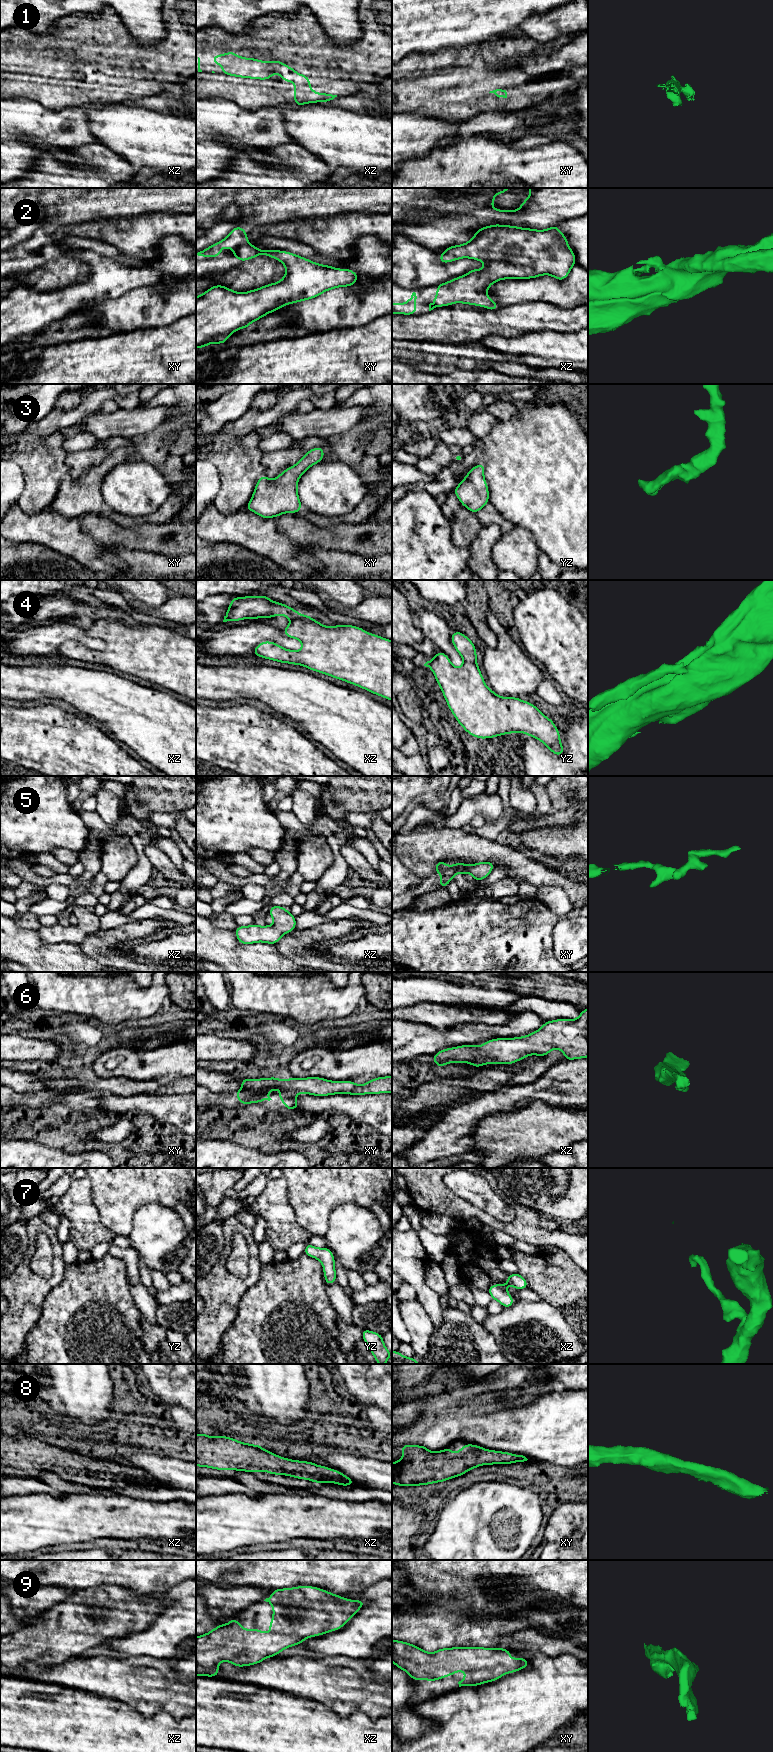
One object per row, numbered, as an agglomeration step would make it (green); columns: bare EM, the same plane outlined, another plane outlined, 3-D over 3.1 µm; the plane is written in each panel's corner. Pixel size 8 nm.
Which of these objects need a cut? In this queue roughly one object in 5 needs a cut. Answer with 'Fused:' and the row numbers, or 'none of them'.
Fused: 4

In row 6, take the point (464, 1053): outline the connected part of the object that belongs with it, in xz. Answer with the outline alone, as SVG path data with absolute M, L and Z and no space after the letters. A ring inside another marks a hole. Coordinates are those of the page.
M588 1008L581 1010L579 1017L573 1019L555 1019L545 1021L543 1026L522 1037L496 1038L488 1040L480 1046L460 1045L438 1051L432 1060L439 1068L448 1063L470 1063L471 1068L477 1068L486 1064L509 1065L523 1060L529 1055L547 1056L553 1049L563 1052L565 1060L582 1059L588 1057Z

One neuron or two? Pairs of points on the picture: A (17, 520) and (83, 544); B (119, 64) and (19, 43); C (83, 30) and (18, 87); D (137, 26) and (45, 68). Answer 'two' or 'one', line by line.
A: one
B: one
C: one
D: two

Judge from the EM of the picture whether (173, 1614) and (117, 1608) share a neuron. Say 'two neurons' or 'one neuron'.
two neurons

